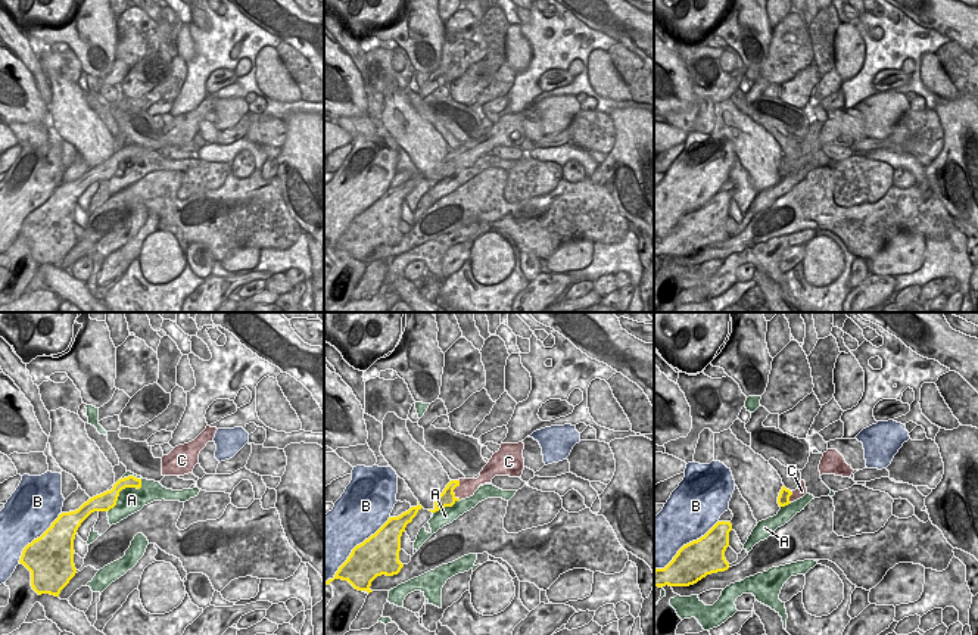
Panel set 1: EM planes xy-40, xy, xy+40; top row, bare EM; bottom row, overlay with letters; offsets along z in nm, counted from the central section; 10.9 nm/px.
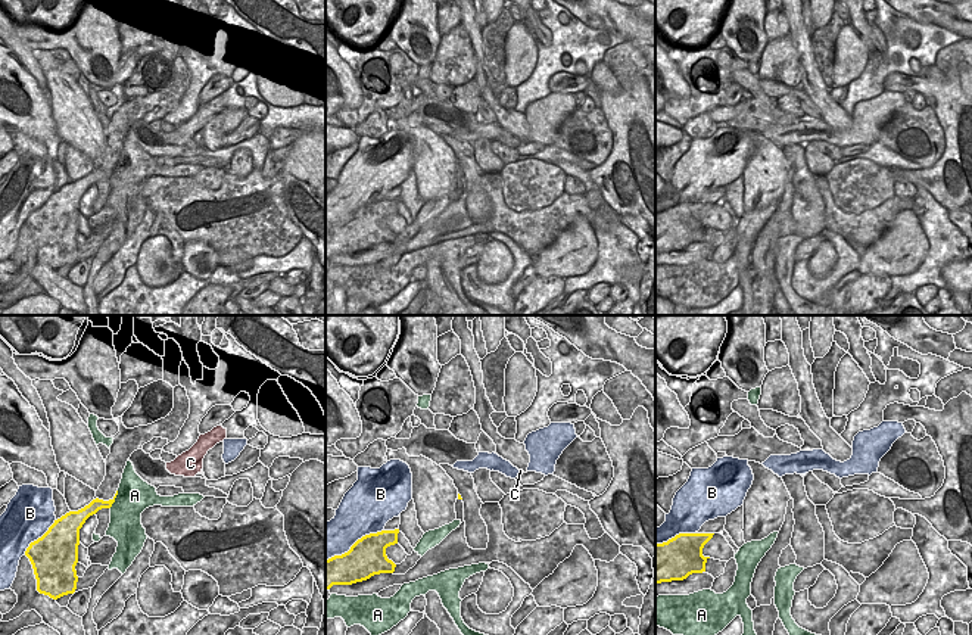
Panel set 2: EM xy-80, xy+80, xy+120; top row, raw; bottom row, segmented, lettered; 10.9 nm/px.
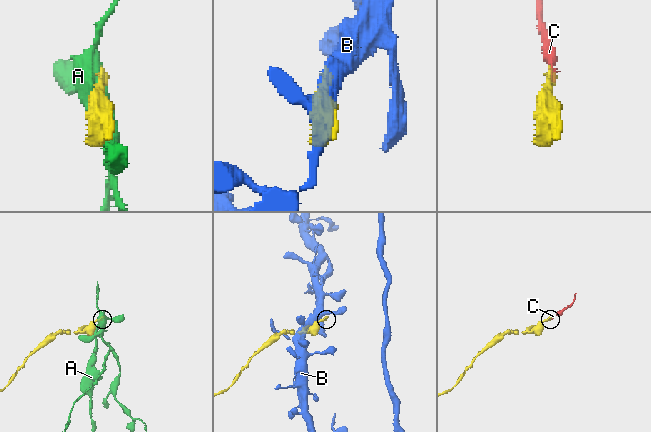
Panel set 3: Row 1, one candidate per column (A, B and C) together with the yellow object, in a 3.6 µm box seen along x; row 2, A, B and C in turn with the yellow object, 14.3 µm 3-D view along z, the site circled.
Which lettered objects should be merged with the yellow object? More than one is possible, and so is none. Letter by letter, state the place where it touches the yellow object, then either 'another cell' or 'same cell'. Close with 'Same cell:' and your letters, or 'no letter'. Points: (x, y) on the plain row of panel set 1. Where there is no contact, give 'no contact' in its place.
A: xy-40 (124, 158) | another cell
B: xy (354, 218) | another cell
C: xy (454, 158) | same cell
Same cell: C

